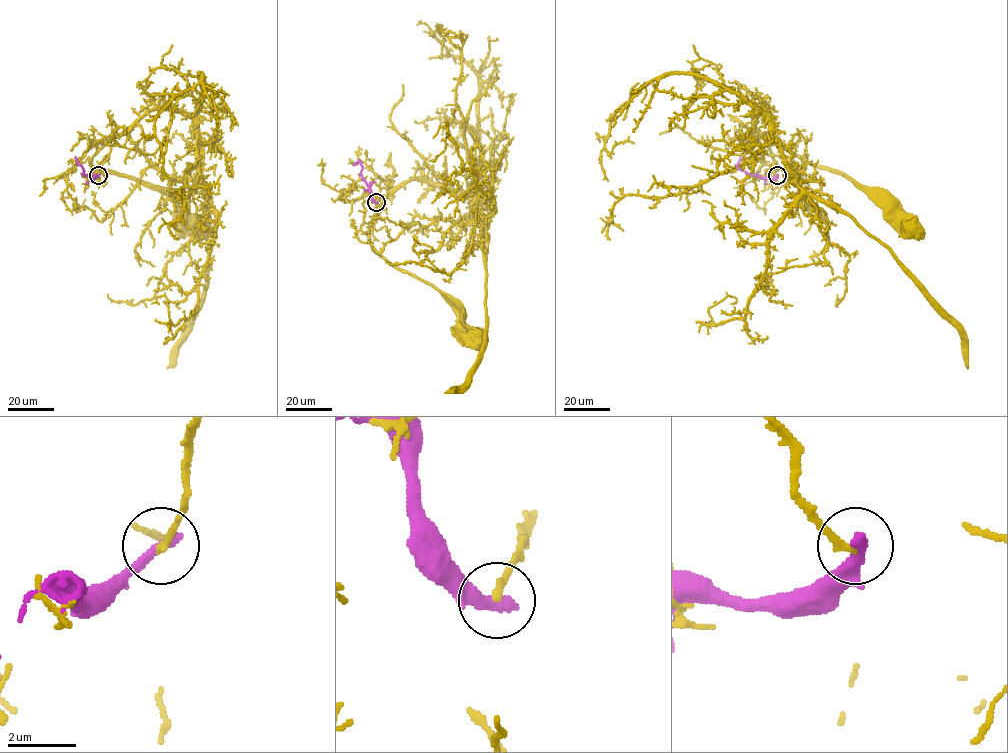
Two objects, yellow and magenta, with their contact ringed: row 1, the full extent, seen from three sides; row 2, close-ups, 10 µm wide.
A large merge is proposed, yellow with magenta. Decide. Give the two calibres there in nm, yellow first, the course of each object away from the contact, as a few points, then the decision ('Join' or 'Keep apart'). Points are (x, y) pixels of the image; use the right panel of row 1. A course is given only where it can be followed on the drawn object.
Thickness 200 nm (yellow) against 440 nm. Course of yellow: (777, 175), (763, 161), (761, 136), (811, 164), (839, 171), (859, 188), (880, 199), (911, 227). Course of magenta: (777, 175), (764, 178), (740, 170), (736, 166), (740, 156). Keep apart

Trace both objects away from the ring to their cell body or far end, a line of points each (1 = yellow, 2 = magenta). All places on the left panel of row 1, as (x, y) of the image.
1: (98, 175), (113, 136), (92, 156), (93, 166), (180, 199), (196, 227)
2: (98, 175), (93, 178), (82, 173), (84, 171), (75, 156)

